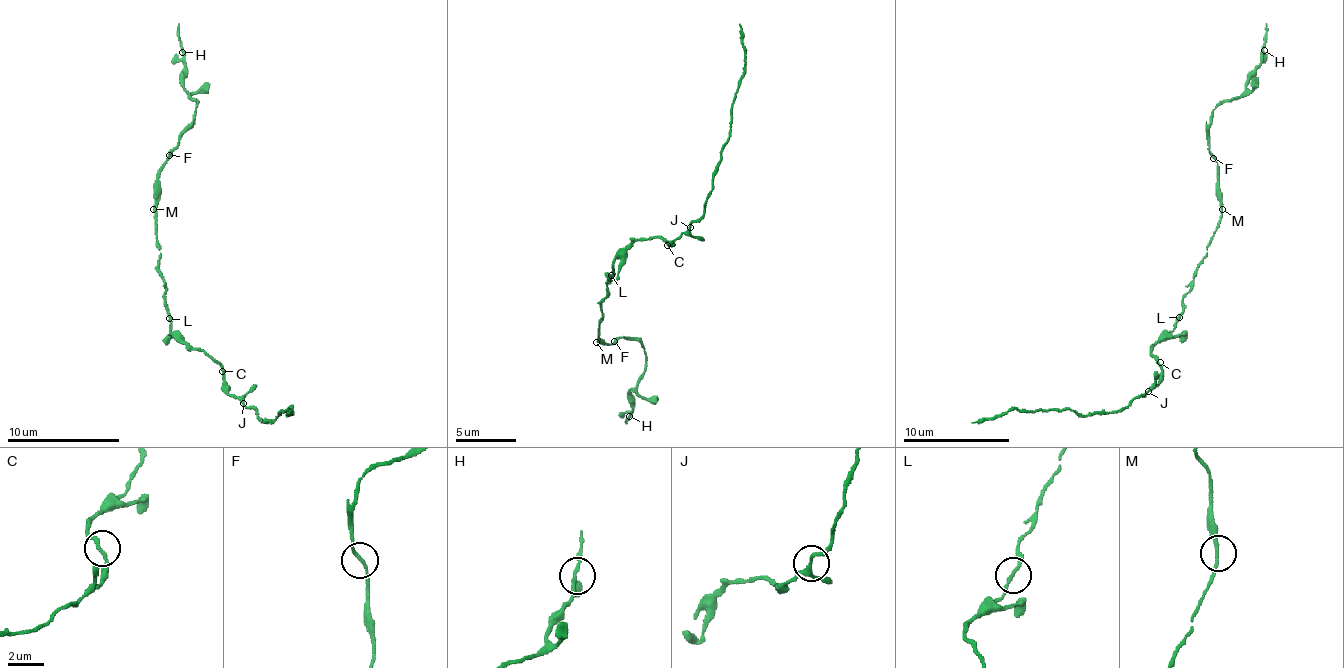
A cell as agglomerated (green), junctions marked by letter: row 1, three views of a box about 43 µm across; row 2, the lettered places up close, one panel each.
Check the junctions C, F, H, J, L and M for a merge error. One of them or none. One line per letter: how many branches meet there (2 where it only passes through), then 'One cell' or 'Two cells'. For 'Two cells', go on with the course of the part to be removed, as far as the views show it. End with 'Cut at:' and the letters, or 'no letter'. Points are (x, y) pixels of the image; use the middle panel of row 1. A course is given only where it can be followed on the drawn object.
C: Branches: 2. One cell
F: Branches: 2. One cell
H: Branches: 3. One cell
J: Branches: 3. One cell
L: Branches: 2. One cell
M: Branches: 2. One cell
Cut at: no letter

